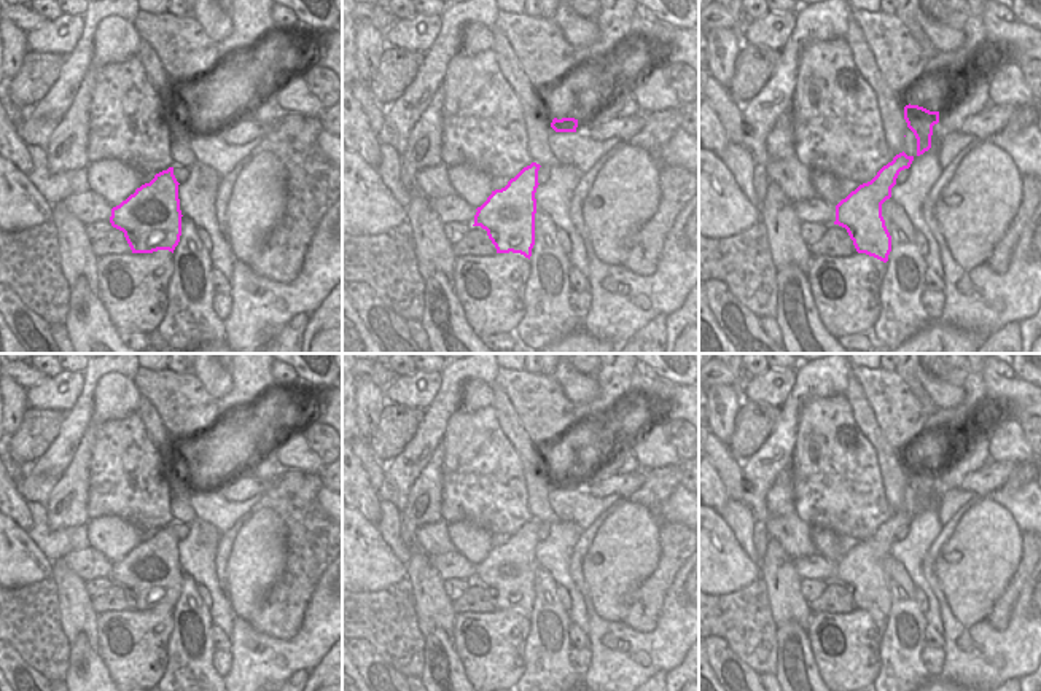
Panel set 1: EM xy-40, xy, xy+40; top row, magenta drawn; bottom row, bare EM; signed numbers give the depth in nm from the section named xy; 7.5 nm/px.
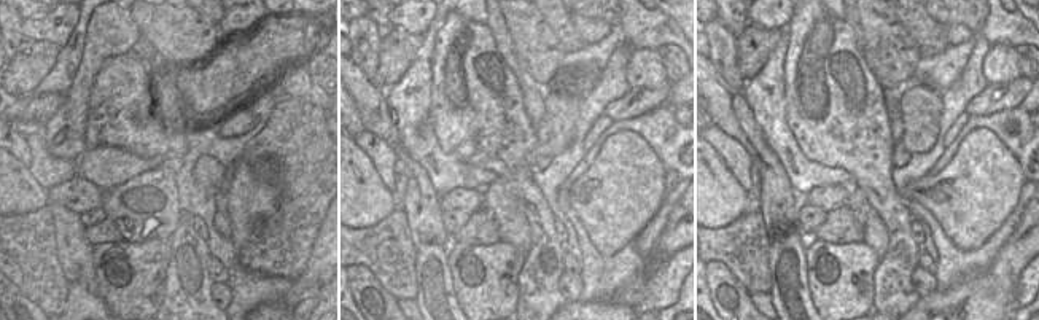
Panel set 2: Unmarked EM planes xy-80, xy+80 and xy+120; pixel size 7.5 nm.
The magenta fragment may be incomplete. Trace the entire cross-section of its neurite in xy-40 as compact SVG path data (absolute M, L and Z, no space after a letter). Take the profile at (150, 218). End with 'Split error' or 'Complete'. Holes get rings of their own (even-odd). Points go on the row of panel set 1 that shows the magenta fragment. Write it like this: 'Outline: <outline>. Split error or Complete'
Outline: M169 167L111 209L110 223L124 232L132 253L174 253L180 242L183 217L178 185L174 167Z. Complete.

